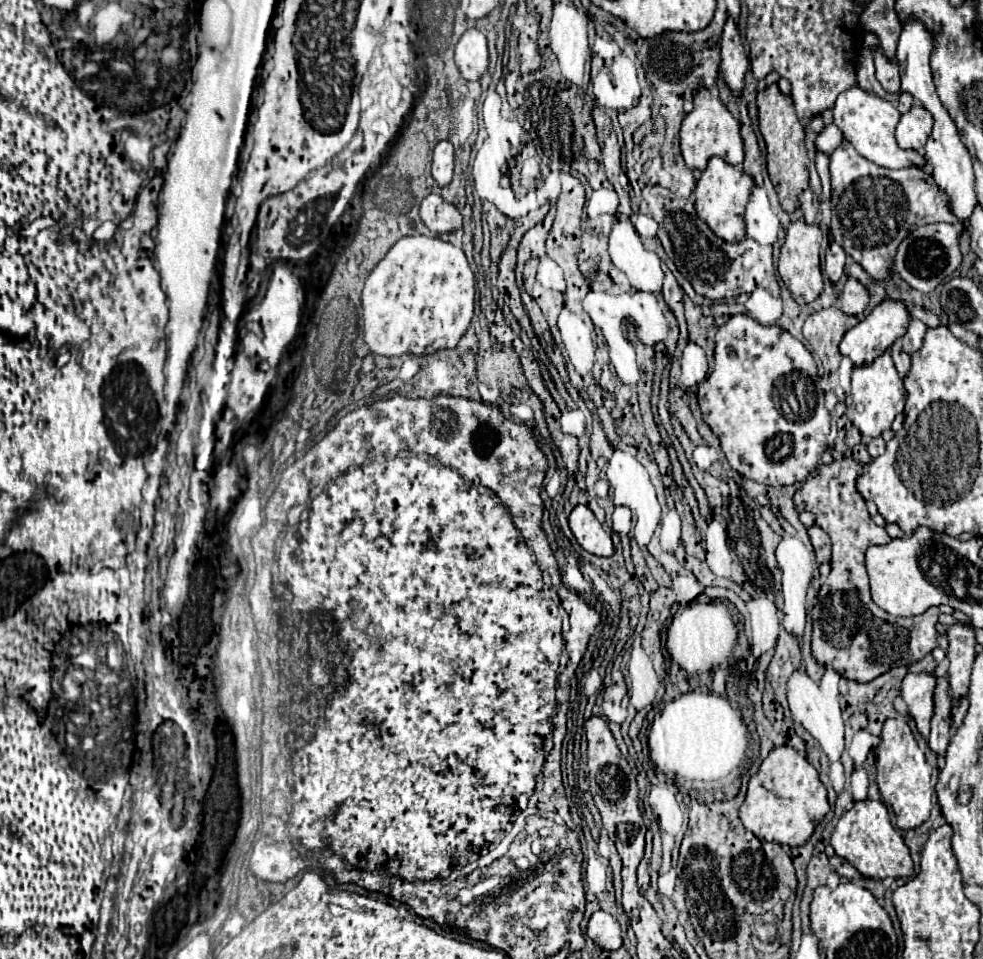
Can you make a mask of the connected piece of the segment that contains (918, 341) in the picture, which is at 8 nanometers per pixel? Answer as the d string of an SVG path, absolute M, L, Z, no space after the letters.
M917 318L917 322L911 322L907 332L905 332L905 336L903 336L903 340L901 340L903 342L903 350L909 352L909 354L917 352L921 348L921 344L923 344L925 332L927 332L925 322L921 322L919 318Z

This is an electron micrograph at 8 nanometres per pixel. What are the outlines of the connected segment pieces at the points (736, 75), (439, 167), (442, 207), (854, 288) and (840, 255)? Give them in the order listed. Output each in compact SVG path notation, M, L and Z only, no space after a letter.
M727 16L725 30L721 36L721 66L719 72L733 90L733 94L741 94L743 90L743 74L749 66L749 60L745 56L745 50L741 46L741 38L737 32L737 26L731 16Z
M443 140L435 146L433 150L433 178L435 182L443 188L449 186L451 178L453 178L453 162L455 162L455 152L451 142Z
M429 194L429 196L421 202L419 216L421 216L423 224L425 224L433 234L451 234L451 232L463 228L459 210L457 210L453 204L445 202L445 200L443 200L441 196L437 196L437 194Z
M847 278L841 298L841 310L845 314L861 314L867 304L869 304L869 290L857 280L857 278Z
M833 242L831 248L829 248L827 254L825 254L825 272L827 272L827 276L829 276L829 280L831 280L833 284L837 284L839 278L843 276L845 258L847 258L847 256L845 256L843 248Z

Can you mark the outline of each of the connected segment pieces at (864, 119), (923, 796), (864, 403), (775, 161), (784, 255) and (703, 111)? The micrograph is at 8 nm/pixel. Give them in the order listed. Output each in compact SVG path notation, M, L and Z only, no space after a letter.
M859 86L843 92L837 96L835 108L833 108L833 118L837 128L843 132L845 140L849 140L853 144L853 148L867 160L883 166L883 168L907 168L907 166L915 166L915 168L923 168L925 166L925 156L921 156L919 152L907 152L901 150L895 142L895 126L901 118L901 114L897 112L897 108L887 102L881 100L877 96L867 94L865 90L861 90Z
M887 720L881 732L881 744L875 748L875 766L877 766L877 786L883 796L883 802L893 808L895 812L895 824L901 830L911 830L921 826L933 808L933 786L929 782L931 778L931 766L925 762L925 754L919 750L915 736L907 722L903 720Z
M889 352L879 356L879 360L875 360L875 364L871 364L867 368L855 368L853 370L851 400L853 400L853 404L851 404L849 418L859 428L859 432L863 436L873 438L873 436L879 436L883 430L891 428L891 422L895 420L895 416L899 412L903 412L907 392L905 392L903 380L899 378L899 374L895 370L895 364L893 364Z
M777 84L767 86L757 94L759 106L759 130L767 144L767 168L771 182L779 194L779 202L785 212L793 214L799 208L799 194L809 188L809 158L805 150L805 128L797 118L791 96L785 96Z
M799 218L787 228L787 240L781 246L777 270L785 286L789 288L791 296L797 300L797 304L813 302L823 290L823 278L819 270L819 244L821 244L821 230L817 224L807 224L803 218Z
M707 88L693 90L693 110L685 116L681 124L681 154L685 158L685 164L697 170L703 170L711 156L721 156L733 166L743 164L743 138L739 132L739 122L727 110L721 98Z

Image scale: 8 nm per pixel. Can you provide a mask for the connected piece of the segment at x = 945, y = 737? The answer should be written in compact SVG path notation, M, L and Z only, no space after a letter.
M939 678L939 684L935 688L935 716L931 720L931 736L929 736L929 748L935 752L935 756L947 754L953 722L951 710L953 702L949 698L949 682L947 678Z

